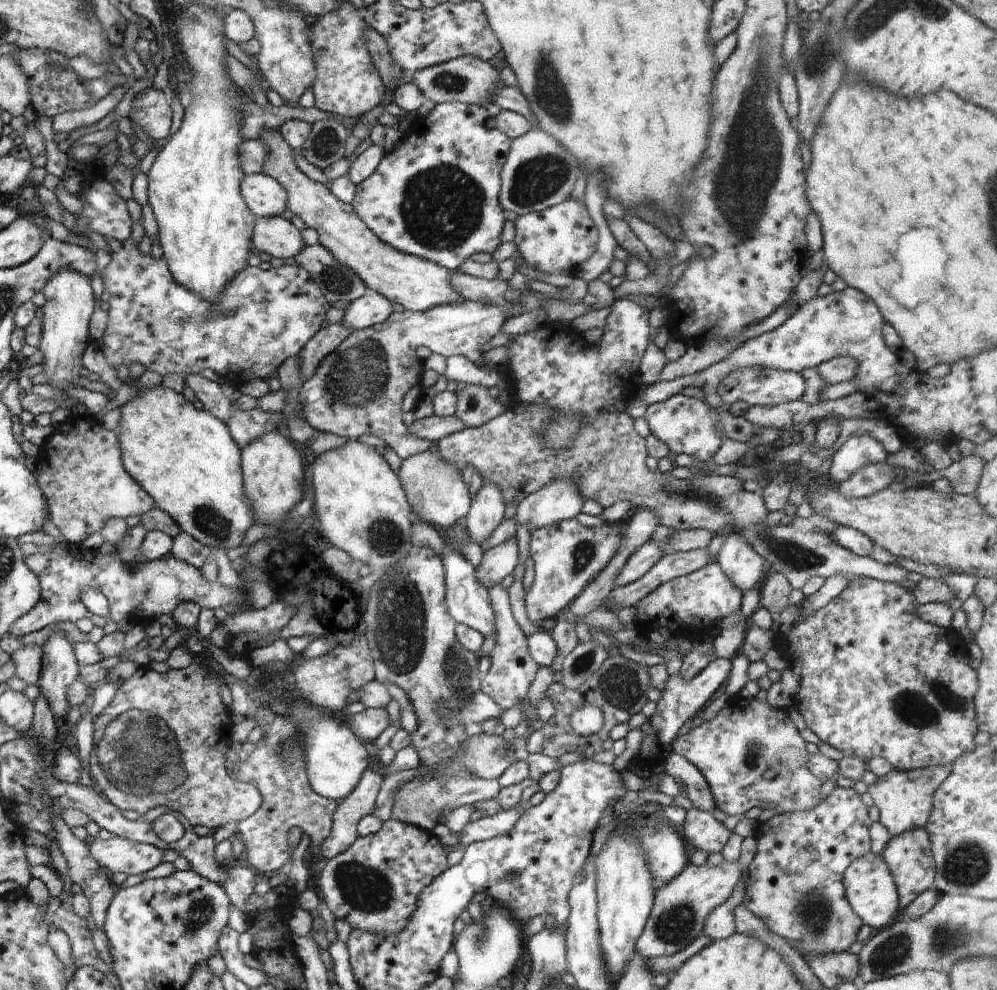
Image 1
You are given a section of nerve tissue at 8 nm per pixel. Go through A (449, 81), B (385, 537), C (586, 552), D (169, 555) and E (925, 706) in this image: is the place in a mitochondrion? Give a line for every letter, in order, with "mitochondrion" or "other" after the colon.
A: mitochondrion
B: mitochondrion
C: mitochondrion
D: other
E: mitochondrion

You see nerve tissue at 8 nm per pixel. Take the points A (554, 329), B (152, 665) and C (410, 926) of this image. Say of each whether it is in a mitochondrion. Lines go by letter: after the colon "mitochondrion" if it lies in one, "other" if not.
A: other
B: other
C: other

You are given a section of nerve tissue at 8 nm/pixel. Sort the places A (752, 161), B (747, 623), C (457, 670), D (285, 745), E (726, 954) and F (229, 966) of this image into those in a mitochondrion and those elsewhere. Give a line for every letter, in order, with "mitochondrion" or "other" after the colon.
A: mitochondrion
B: other
C: mitochondrion
D: mitochondrion
E: other
F: other

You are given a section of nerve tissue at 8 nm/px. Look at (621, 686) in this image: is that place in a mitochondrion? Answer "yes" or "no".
yes

